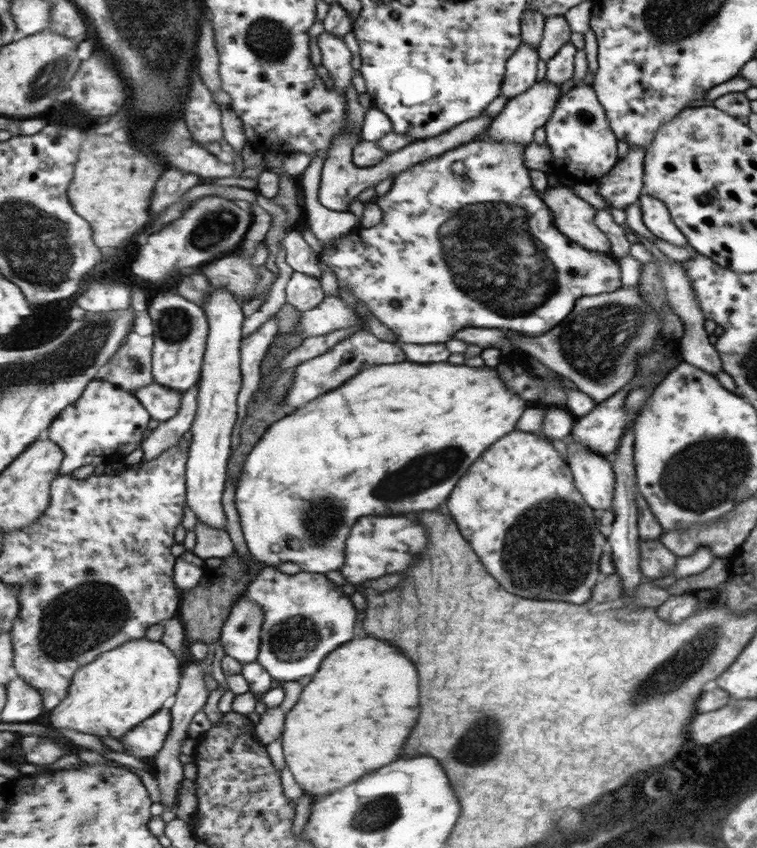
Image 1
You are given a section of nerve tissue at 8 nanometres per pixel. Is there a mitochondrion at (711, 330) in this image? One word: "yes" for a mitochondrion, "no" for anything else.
no

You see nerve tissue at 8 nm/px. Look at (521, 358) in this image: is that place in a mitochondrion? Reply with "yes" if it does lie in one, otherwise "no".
no

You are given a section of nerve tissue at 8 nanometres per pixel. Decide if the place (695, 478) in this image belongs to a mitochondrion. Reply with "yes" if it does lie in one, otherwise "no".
yes

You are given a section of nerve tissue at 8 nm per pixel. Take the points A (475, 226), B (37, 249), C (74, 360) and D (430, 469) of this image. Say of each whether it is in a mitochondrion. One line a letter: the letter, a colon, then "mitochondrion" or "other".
A: mitochondrion
B: mitochondrion
C: mitochondrion
D: mitochondrion

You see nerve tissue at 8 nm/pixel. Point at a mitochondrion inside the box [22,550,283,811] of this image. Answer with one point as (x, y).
(71, 625)

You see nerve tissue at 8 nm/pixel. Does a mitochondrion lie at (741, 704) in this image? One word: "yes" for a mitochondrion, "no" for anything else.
no

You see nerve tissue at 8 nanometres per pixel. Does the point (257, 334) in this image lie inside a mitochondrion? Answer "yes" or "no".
no

